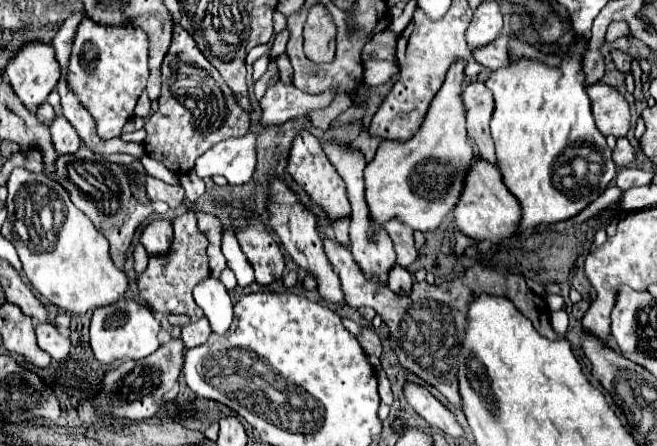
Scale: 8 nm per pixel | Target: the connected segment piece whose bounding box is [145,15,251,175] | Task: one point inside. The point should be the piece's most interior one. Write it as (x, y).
(194, 113)

